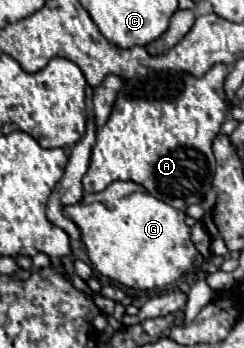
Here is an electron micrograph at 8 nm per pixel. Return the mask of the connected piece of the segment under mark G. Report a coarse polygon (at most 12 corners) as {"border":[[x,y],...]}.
{"border":[[131,180],[63,212],[91,264],[137,290],[175,282],[197,248],[185,212]]}

